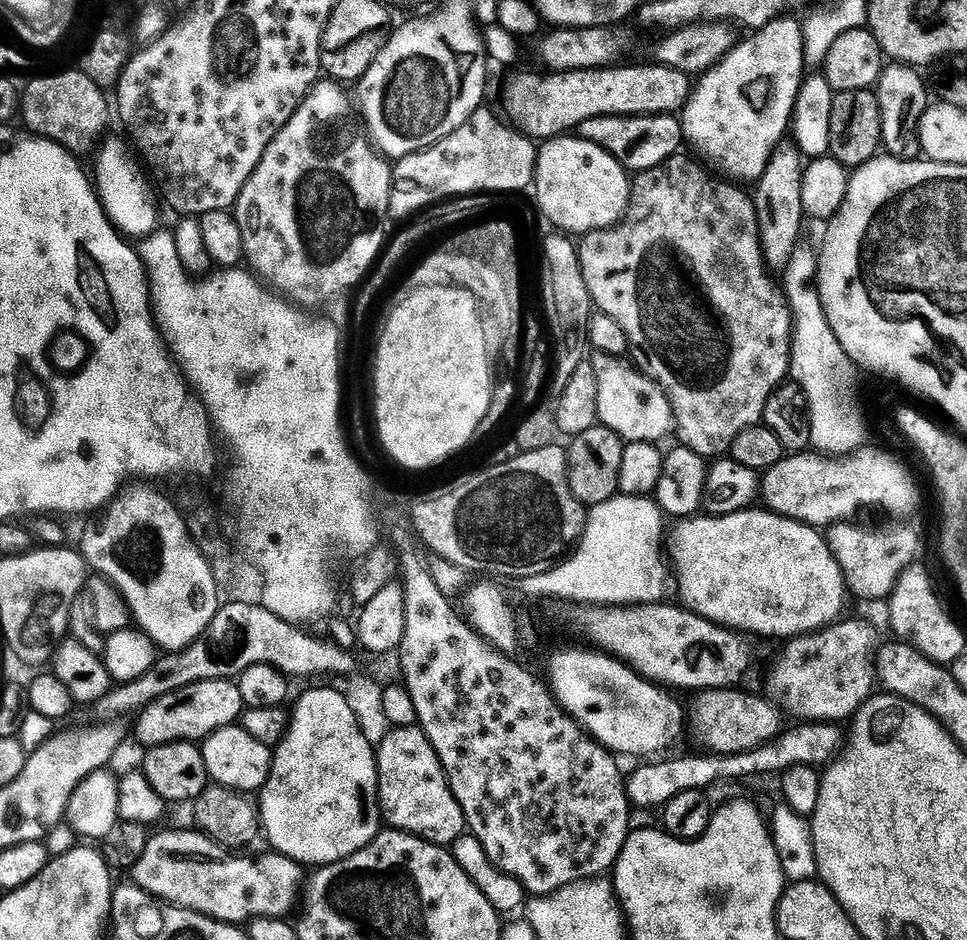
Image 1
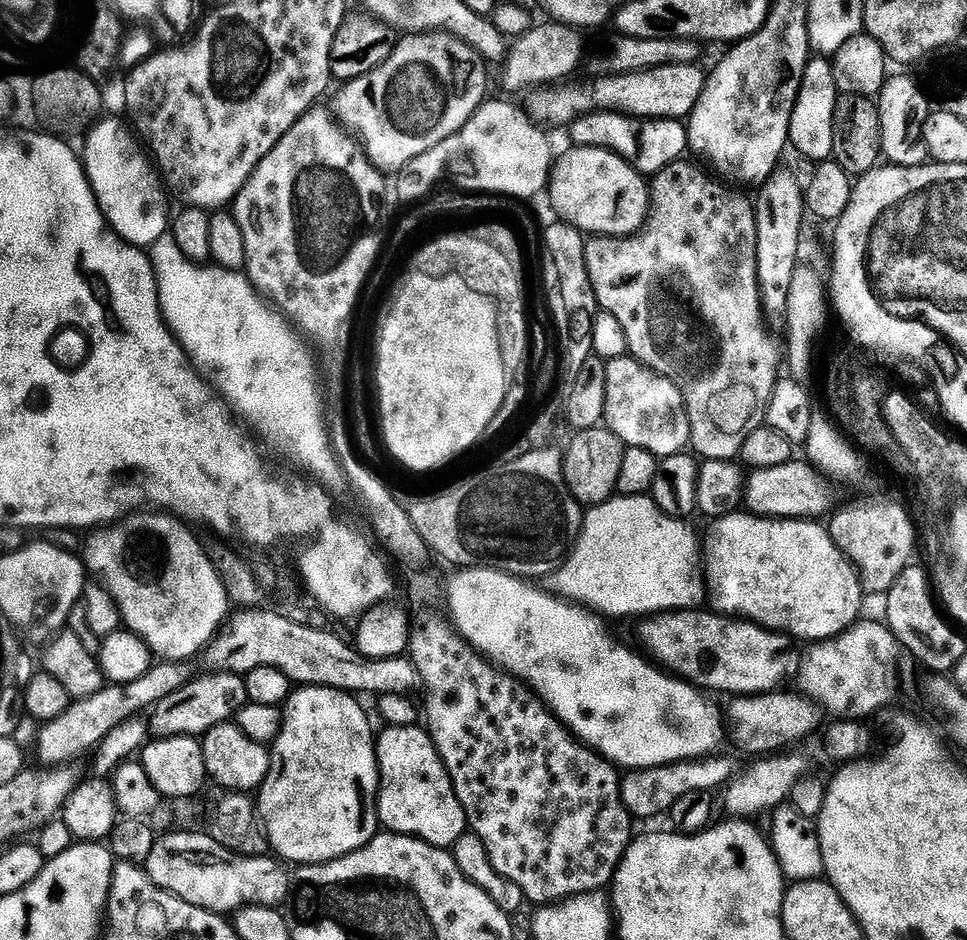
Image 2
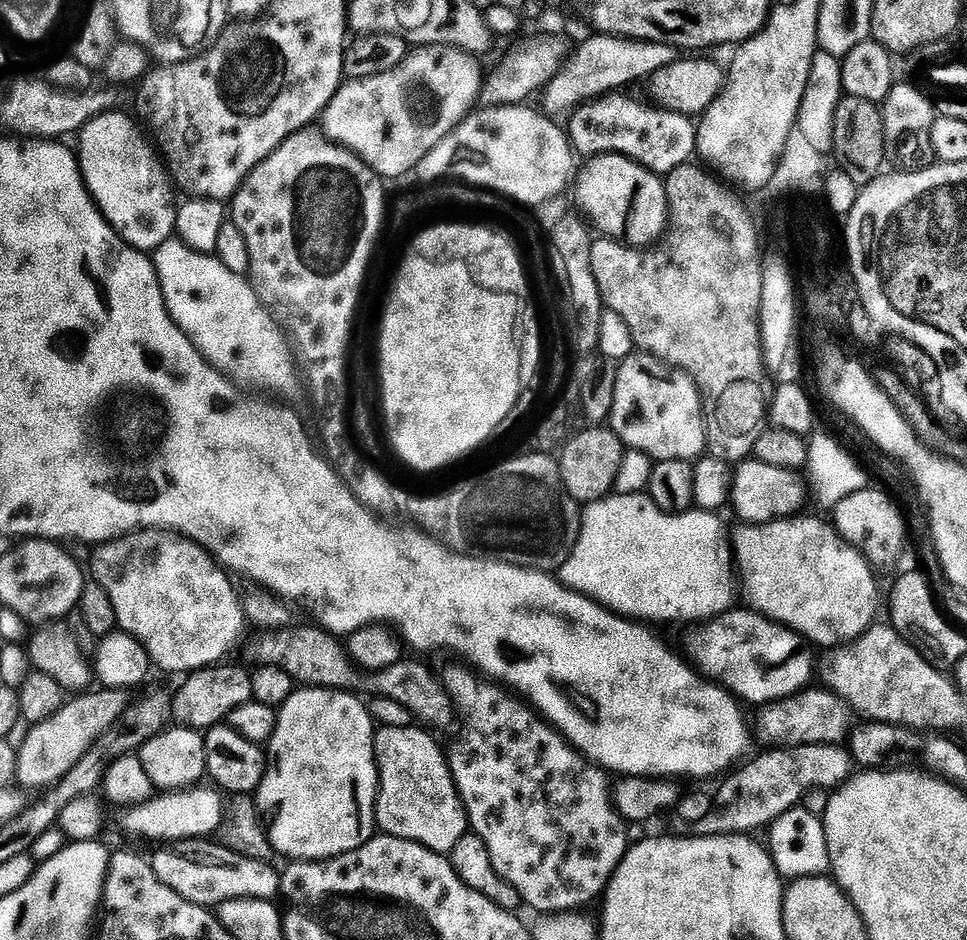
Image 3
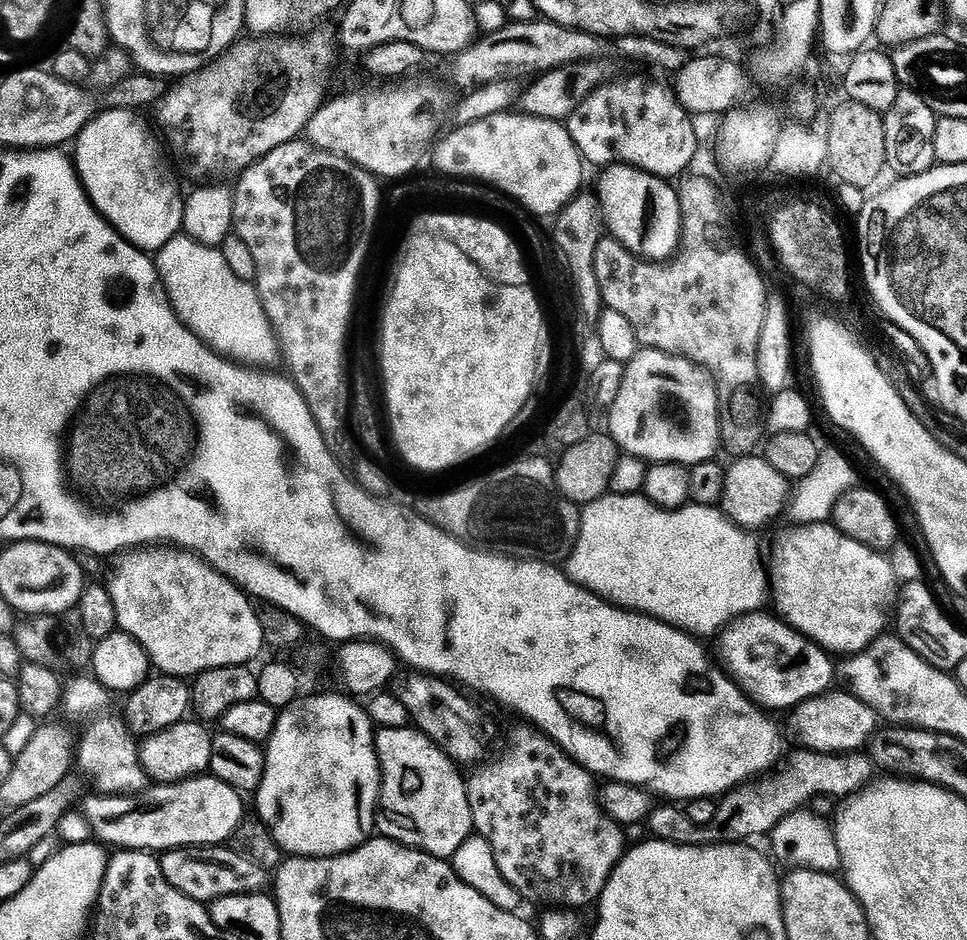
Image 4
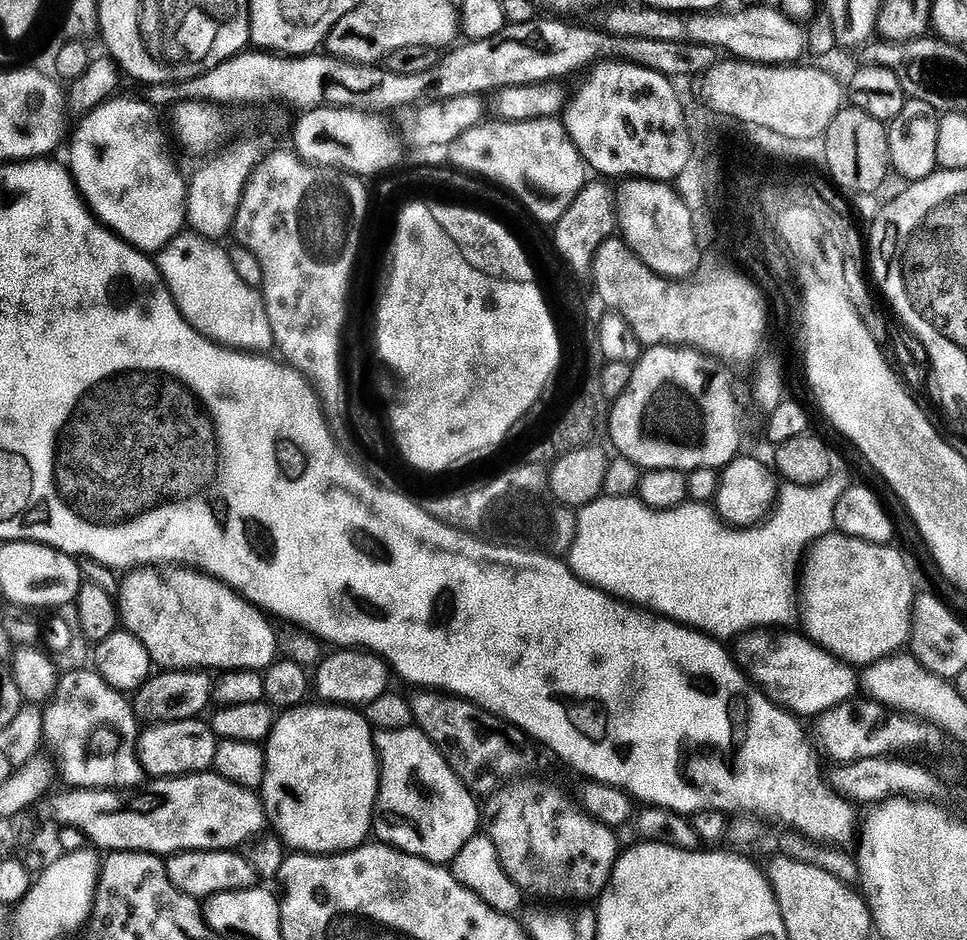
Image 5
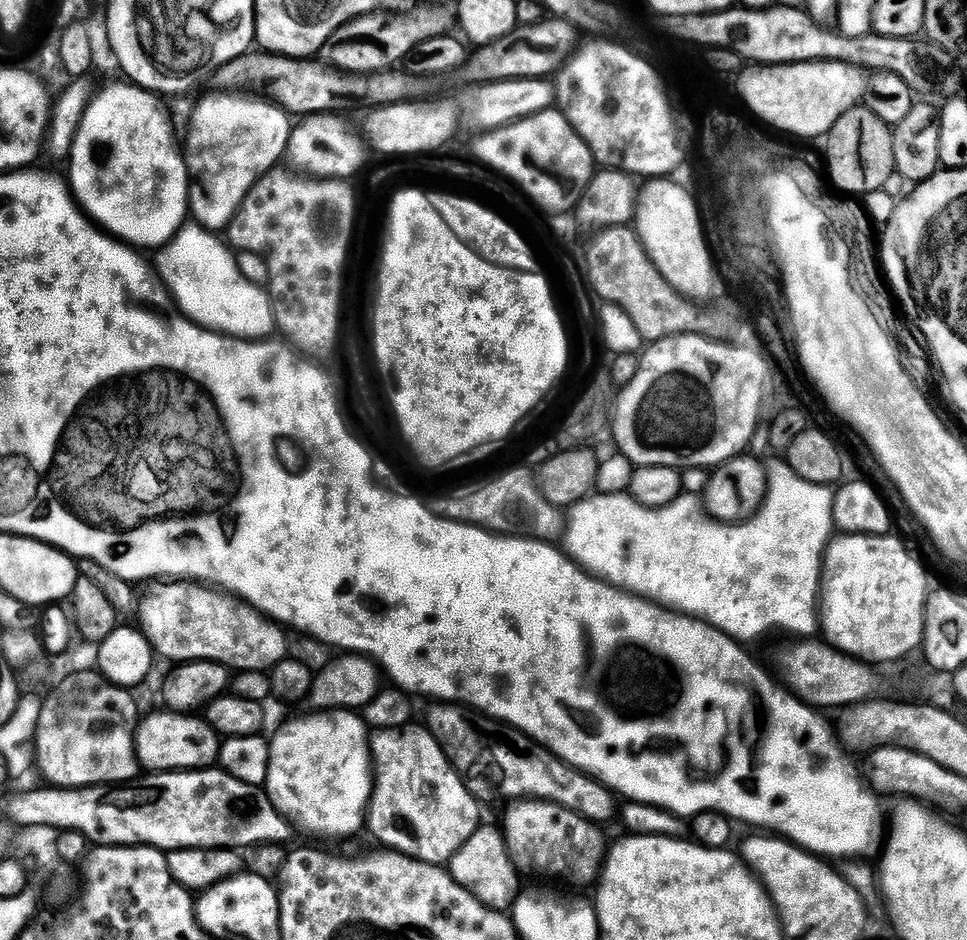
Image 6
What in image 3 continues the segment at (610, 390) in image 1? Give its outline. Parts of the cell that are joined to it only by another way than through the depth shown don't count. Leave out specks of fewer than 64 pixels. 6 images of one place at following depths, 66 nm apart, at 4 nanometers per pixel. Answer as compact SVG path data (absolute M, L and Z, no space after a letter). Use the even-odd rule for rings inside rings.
M624 362L616 368L614 406L610 427L629 449L644 452L653 461L695 461L705 451L704 410L700 392L689 376L677 375L676 384L655 376L644 364Z

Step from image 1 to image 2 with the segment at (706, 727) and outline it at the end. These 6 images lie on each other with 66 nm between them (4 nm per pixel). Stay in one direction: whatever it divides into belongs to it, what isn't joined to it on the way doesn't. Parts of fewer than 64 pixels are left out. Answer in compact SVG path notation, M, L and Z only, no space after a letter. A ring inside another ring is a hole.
M777 690L774 692L765 692L759 696L736 696L728 704L728 726L726 722L726 732L732 735L732 740L736 743L736 748L740 752L749 752L752 758L764 758L769 754L779 753L787 744L794 744L798 740L804 739L810 735L812 731L820 724L820 716L822 712L817 705L811 700L803 698L795 691L784 692L785 690Z

